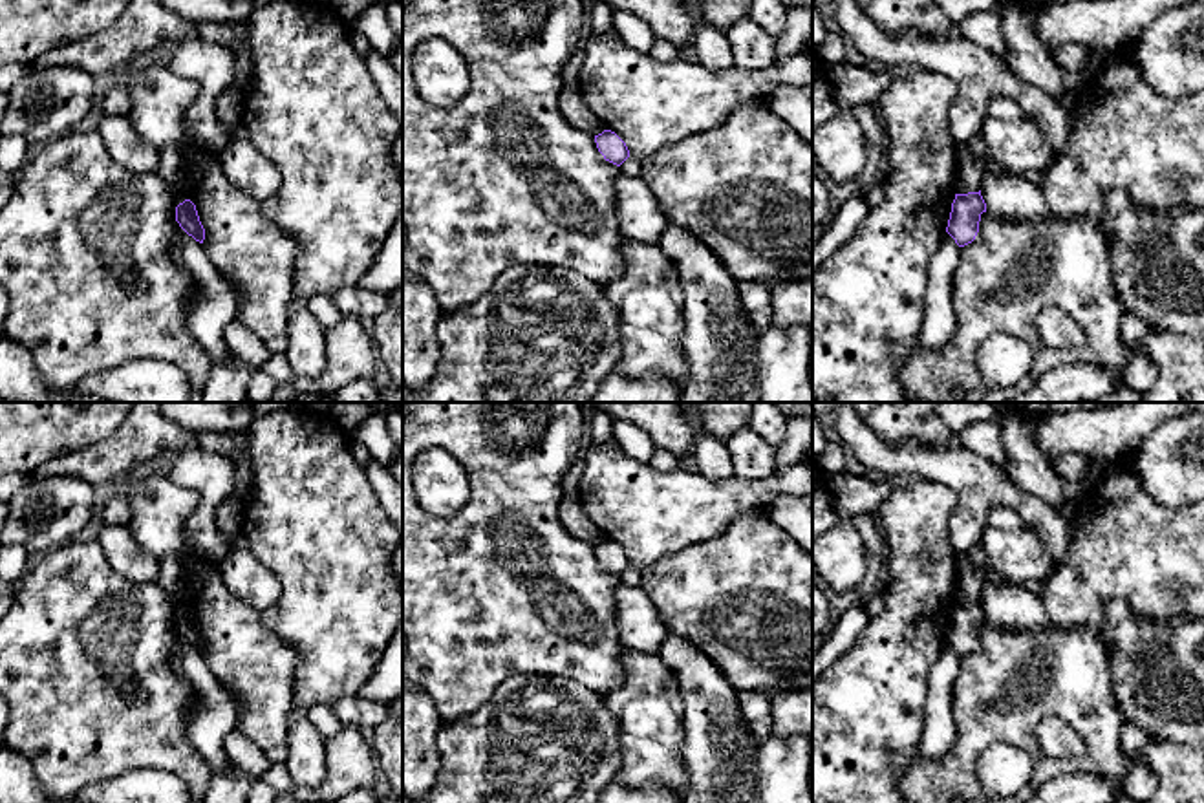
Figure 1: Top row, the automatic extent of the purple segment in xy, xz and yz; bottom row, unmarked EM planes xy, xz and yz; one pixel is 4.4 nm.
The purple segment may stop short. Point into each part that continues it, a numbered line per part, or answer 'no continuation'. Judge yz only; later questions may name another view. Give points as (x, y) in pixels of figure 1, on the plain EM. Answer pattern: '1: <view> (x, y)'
no continuation

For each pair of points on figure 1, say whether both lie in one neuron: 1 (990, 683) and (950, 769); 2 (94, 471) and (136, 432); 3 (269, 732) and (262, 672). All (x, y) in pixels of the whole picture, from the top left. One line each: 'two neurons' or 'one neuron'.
1: one neuron
2: one neuron
3: one neuron

